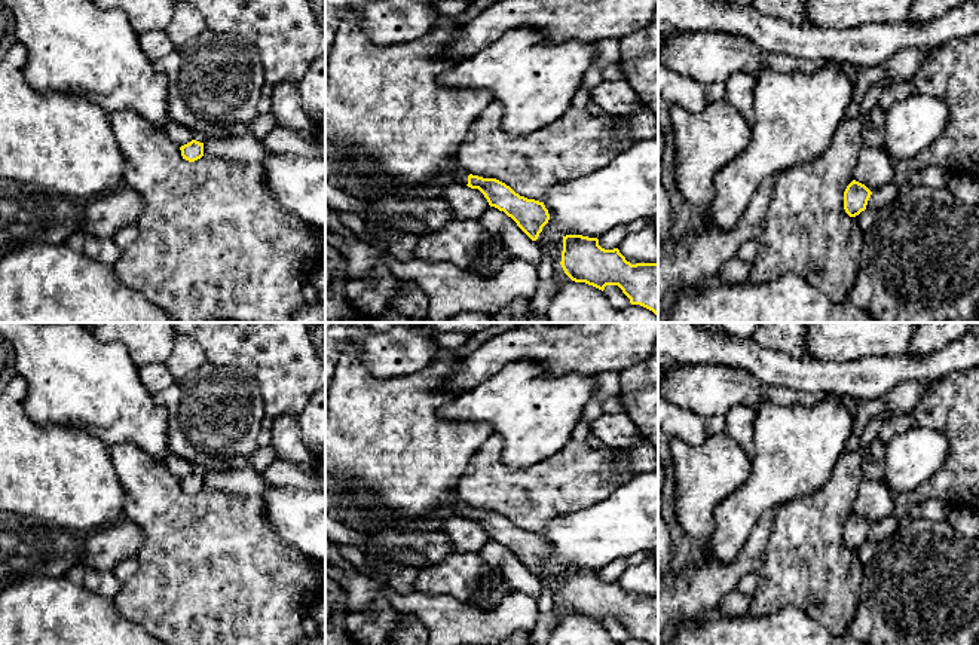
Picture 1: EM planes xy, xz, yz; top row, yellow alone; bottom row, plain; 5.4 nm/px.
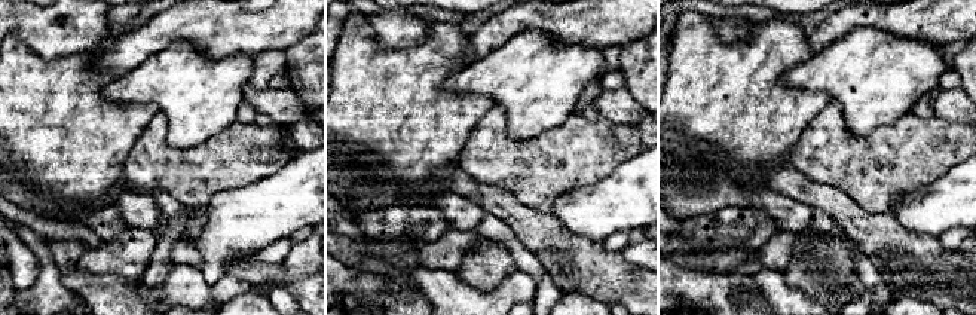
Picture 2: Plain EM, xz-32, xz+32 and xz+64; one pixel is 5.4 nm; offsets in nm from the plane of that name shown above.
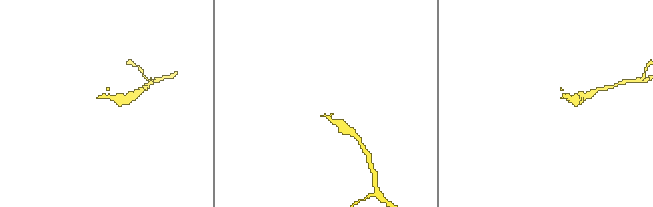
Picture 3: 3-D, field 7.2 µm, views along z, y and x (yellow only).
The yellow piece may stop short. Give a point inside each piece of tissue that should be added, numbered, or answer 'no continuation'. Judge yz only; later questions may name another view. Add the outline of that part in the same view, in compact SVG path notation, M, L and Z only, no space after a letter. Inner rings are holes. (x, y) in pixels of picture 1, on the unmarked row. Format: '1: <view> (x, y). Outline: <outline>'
no continuation

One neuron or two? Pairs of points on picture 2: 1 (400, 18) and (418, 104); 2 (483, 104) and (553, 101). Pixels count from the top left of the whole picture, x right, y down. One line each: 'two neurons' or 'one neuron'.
1: two neurons
2: two neurons

